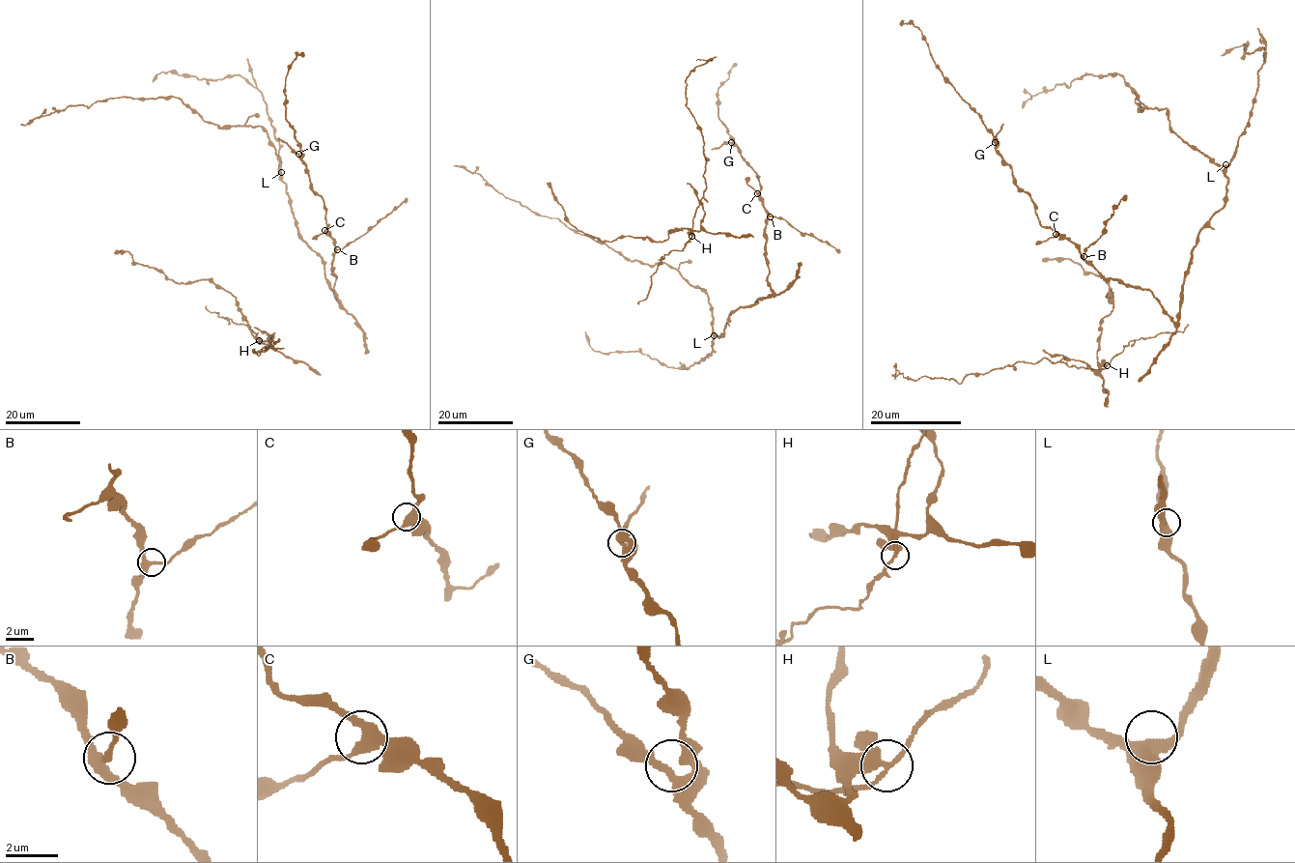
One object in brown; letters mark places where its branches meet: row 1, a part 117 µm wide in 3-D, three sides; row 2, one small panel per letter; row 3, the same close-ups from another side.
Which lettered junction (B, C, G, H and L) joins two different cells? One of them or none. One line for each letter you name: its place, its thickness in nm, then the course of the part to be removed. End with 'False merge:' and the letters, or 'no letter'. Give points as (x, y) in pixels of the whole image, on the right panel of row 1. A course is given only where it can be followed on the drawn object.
H: Place: (1107, 365). Thickness 300 nm. Course of the part to remove: (1107, 364), (1084, 368), (1042, 358), (969, 374), (961, 383), (923, 376), (907, 380), (897, 370), (896, 380)
False merge: H

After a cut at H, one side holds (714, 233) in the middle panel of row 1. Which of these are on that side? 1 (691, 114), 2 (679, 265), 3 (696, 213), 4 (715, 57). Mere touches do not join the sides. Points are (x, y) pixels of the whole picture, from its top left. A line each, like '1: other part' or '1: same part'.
1: other part
2: same part
3: other part
4: other part

